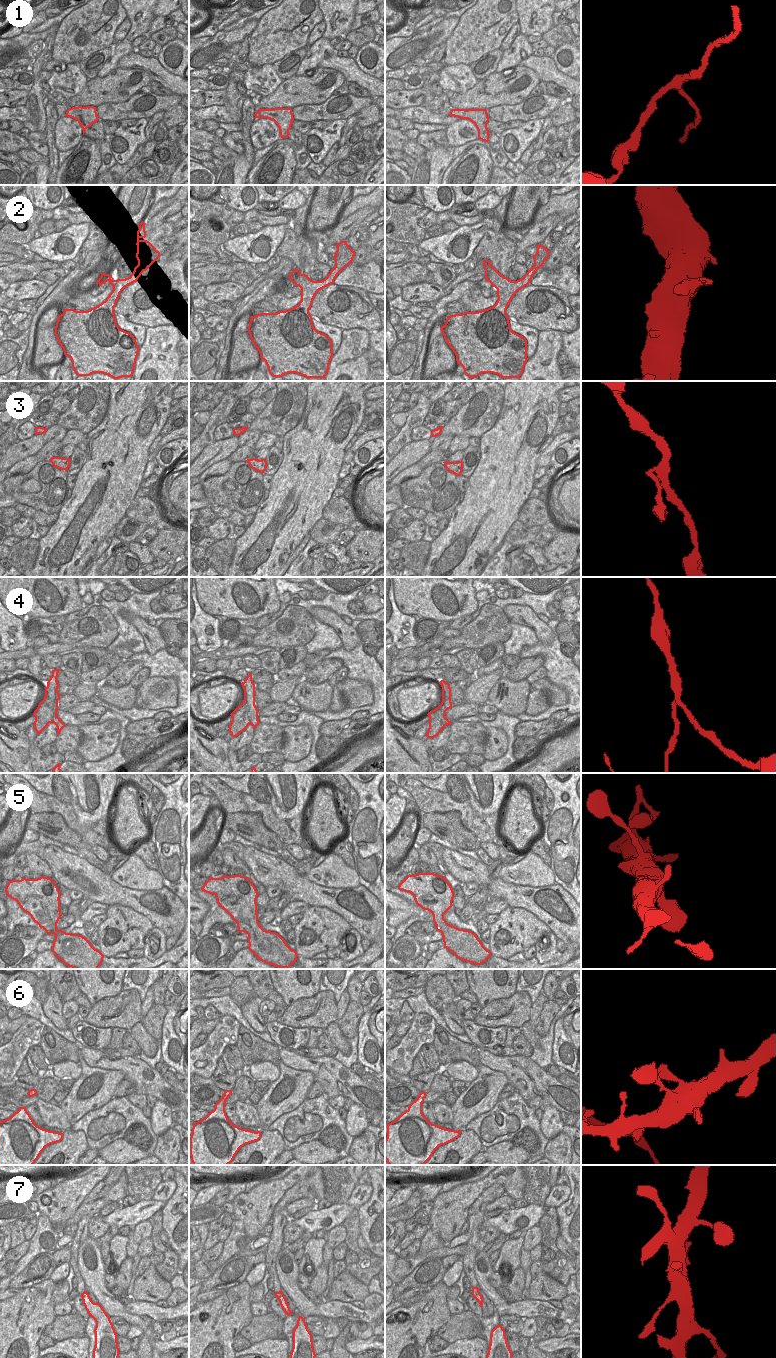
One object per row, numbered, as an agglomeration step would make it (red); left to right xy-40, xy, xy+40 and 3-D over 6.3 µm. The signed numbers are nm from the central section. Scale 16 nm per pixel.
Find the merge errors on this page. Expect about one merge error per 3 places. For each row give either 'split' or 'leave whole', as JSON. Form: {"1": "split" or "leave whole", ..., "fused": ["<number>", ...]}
{"1": "leave whole", "2": "leave whole", "3": "leave whole", "4": "split", "5": "leave whole", "6": "leave whole", "7": "leave whole", "fused": ["4"]}

